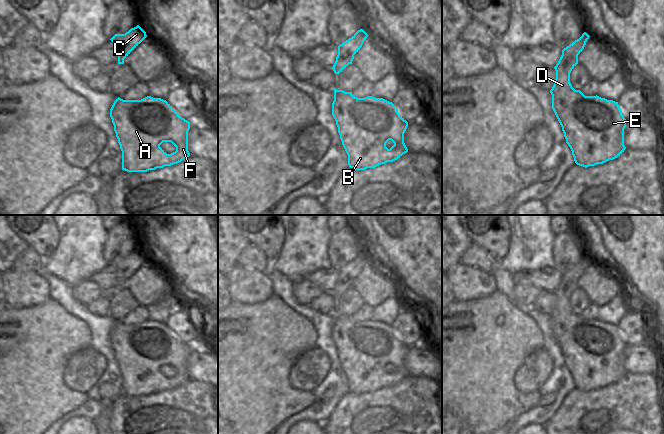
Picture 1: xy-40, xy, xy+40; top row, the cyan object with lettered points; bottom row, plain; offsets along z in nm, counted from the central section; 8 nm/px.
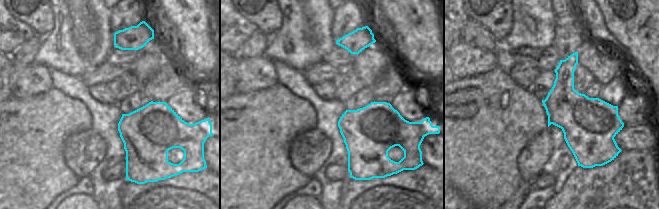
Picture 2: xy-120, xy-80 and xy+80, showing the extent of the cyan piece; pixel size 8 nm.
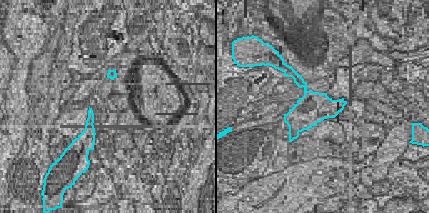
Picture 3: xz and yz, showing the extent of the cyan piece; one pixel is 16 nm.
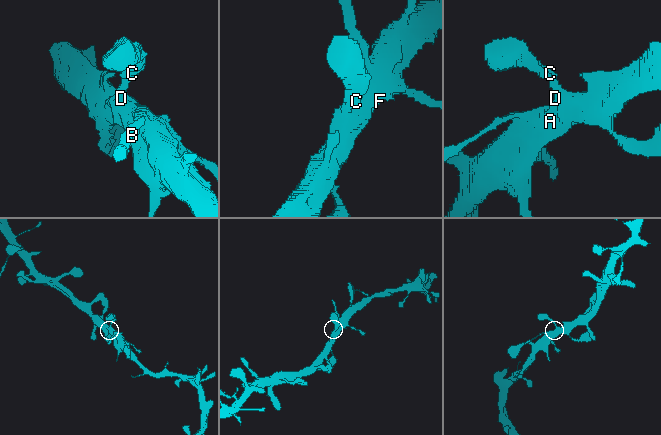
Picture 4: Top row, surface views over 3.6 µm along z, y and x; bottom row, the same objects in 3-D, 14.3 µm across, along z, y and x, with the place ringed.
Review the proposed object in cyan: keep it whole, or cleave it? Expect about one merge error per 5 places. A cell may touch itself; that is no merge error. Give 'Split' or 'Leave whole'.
Leave whole

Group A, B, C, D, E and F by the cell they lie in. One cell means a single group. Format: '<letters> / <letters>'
A B C D E F

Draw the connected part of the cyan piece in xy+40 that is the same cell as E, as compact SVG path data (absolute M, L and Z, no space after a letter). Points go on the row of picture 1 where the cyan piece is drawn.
M584 32L579 39L562 50L554 67L556 79L550 90L552 109L574 161L585 168L613 160L626 149L626 119L618 102L597 95L585 96L570 83L570 73L578 64L578 55L589 37Z

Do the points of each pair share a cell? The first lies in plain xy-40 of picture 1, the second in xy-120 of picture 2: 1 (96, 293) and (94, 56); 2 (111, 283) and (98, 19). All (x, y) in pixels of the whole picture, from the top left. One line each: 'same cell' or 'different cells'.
1: different cells
2: different cells

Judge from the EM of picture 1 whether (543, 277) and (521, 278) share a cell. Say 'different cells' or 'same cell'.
same cell

